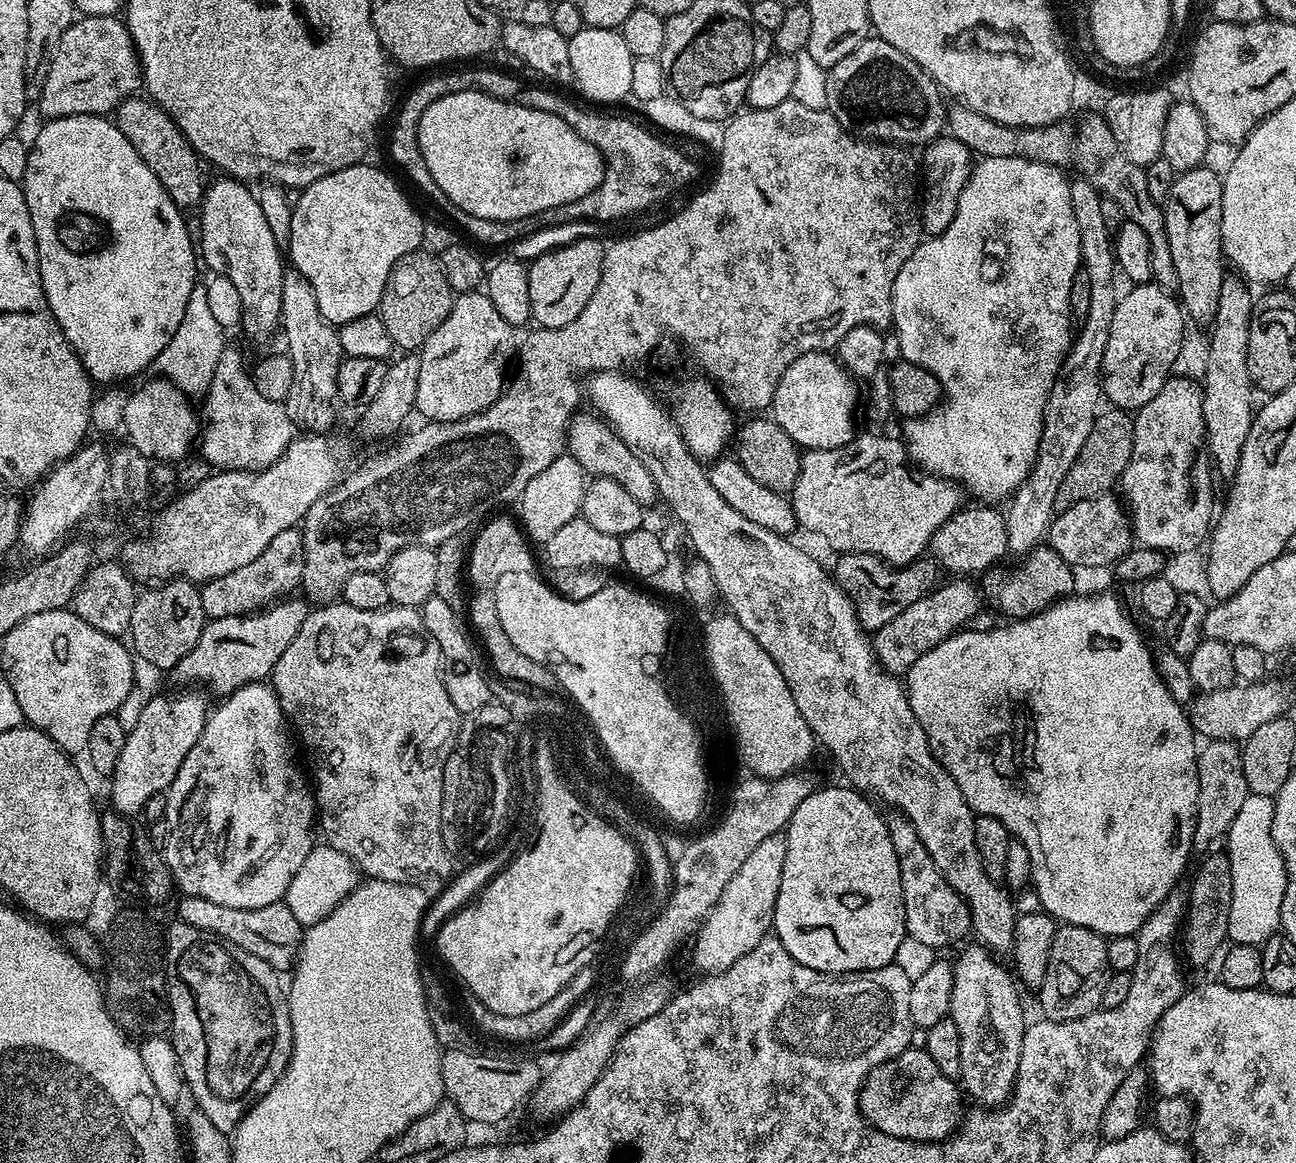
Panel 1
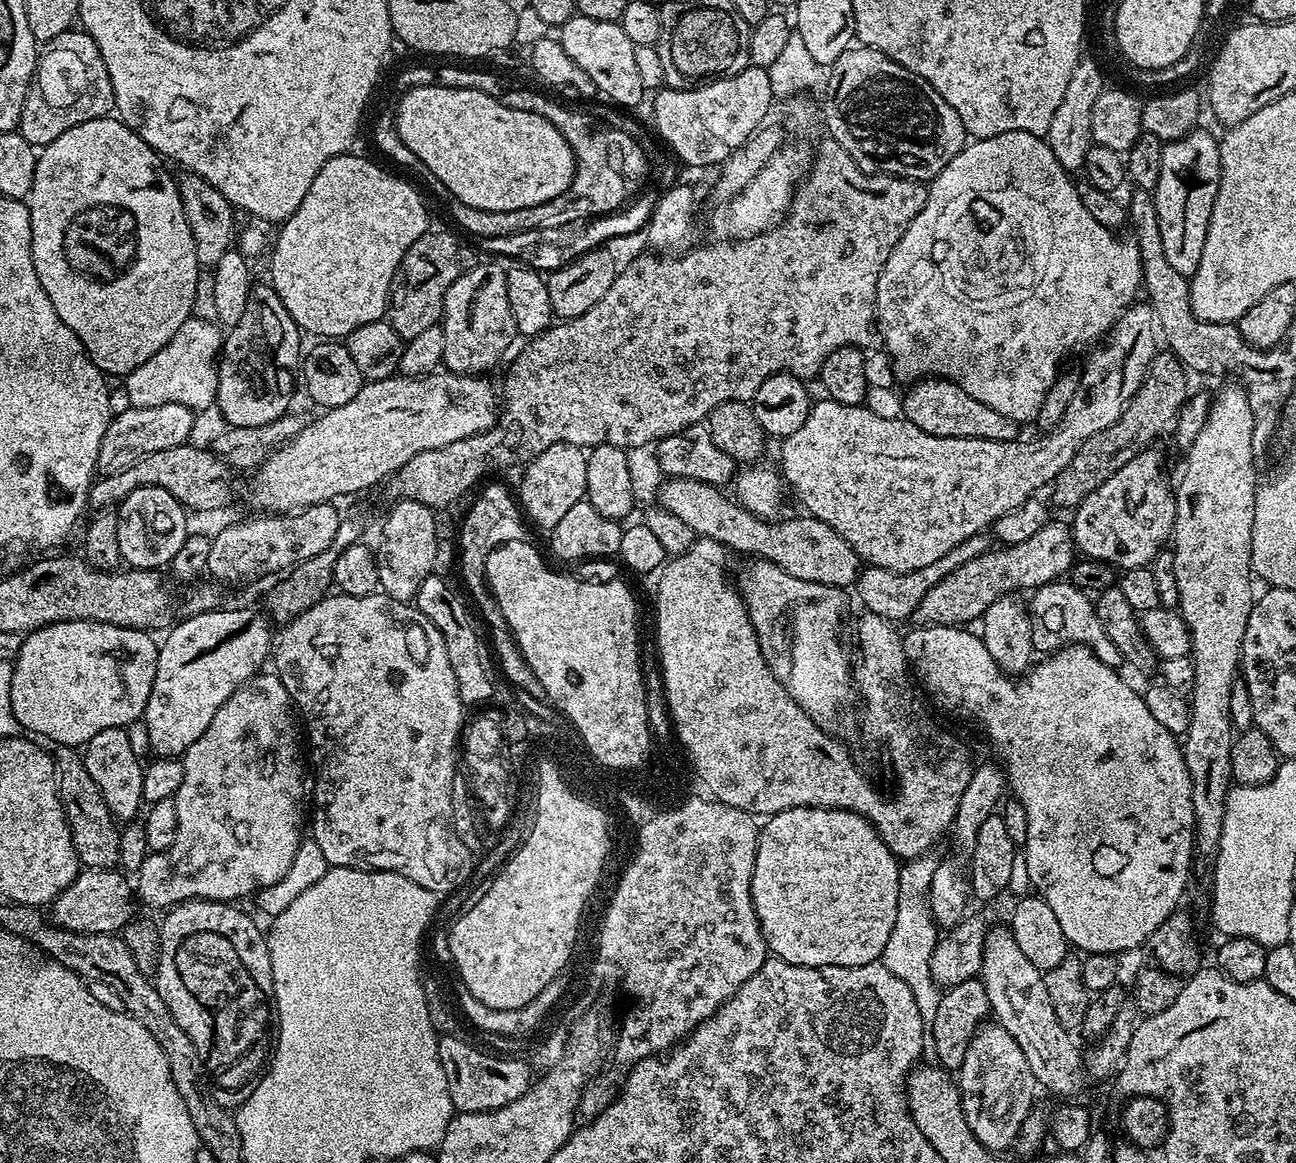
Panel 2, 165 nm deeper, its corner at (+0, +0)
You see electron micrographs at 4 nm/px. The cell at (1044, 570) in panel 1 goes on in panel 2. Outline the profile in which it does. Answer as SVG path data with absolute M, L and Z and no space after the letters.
M1061 578L1043 584L1035 589L1031 596L1032 637L1037 653L1051 654L1059 652L1061 648L1083 646L1089 648L1102 662L1106 662L1106 666L1119 669L1125 663L1124 655L1118 650L1118 646L1110 642L1110 634L1102 630L1093 597L1087 591L1076 588L1067 579Z

